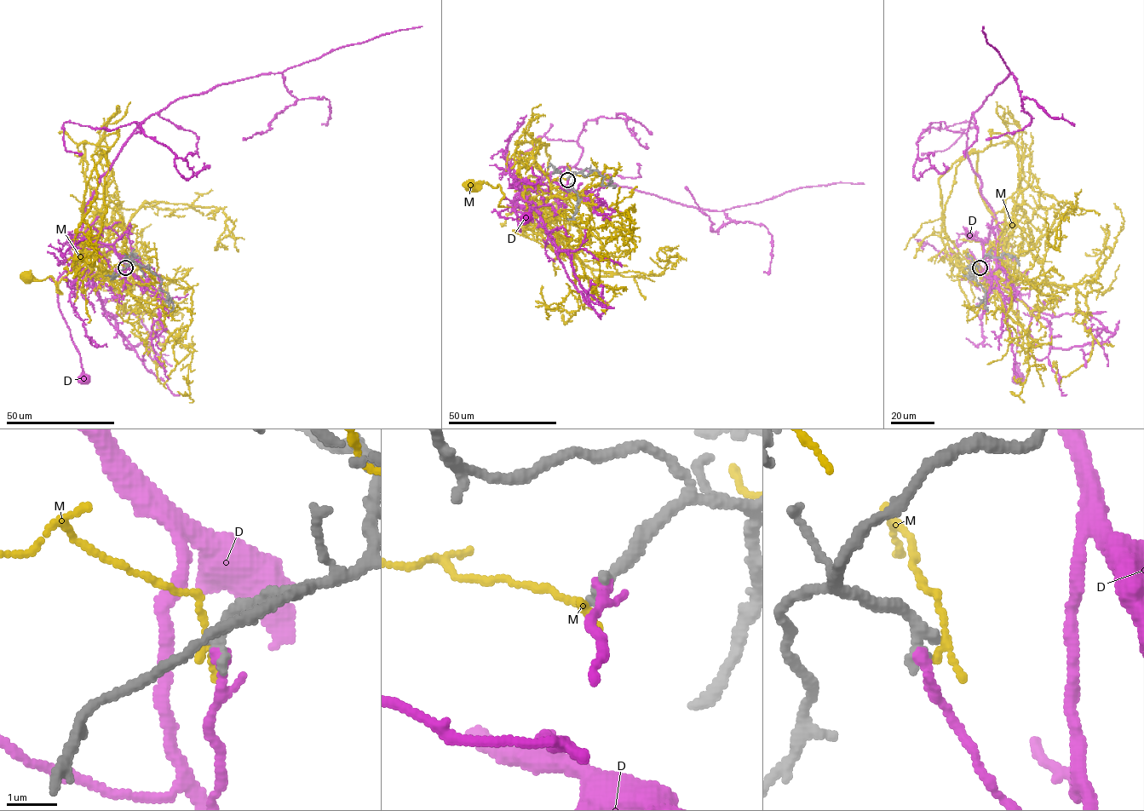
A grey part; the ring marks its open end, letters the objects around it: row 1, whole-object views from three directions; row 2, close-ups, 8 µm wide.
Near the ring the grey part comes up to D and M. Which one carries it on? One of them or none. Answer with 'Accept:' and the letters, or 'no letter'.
Accept: no letter

